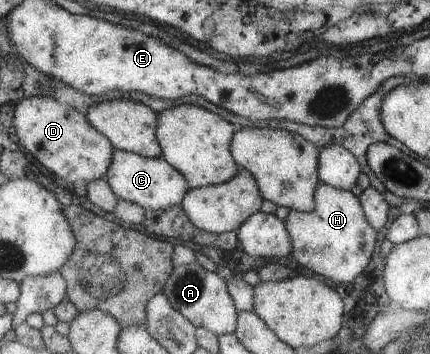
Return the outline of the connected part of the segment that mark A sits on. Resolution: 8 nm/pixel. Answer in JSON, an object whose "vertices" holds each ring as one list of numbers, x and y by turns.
{"vertices":[[196,261,173,267,162,292,170,306,191,322,195,328,205,328,217,337,232,333,235,329,237,310,228,294,224,279,202,268]]}

